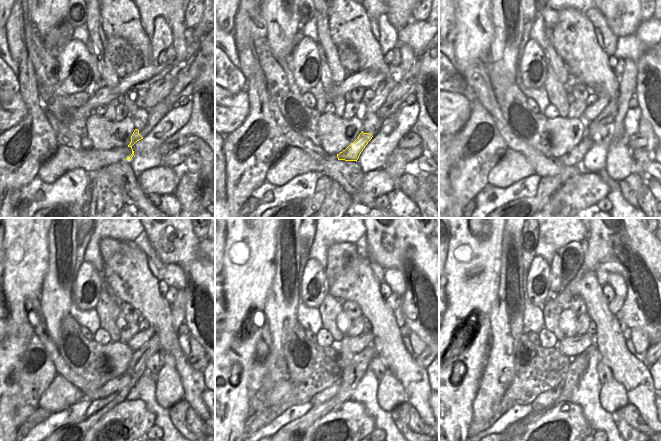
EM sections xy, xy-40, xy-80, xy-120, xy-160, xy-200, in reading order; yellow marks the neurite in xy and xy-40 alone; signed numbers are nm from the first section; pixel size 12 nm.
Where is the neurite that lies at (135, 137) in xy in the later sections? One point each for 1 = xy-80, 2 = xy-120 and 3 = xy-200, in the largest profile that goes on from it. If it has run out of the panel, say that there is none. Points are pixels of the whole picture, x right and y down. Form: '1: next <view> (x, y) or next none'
1: next xy-80 (575, 155)
2: next xy-120 (110, 387)
3: next xy-200 (545, 400)

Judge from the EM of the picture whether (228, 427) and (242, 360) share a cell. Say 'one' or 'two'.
one

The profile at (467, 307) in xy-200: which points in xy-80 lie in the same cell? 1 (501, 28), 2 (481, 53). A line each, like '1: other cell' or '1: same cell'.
1: other cell
2: same cell

